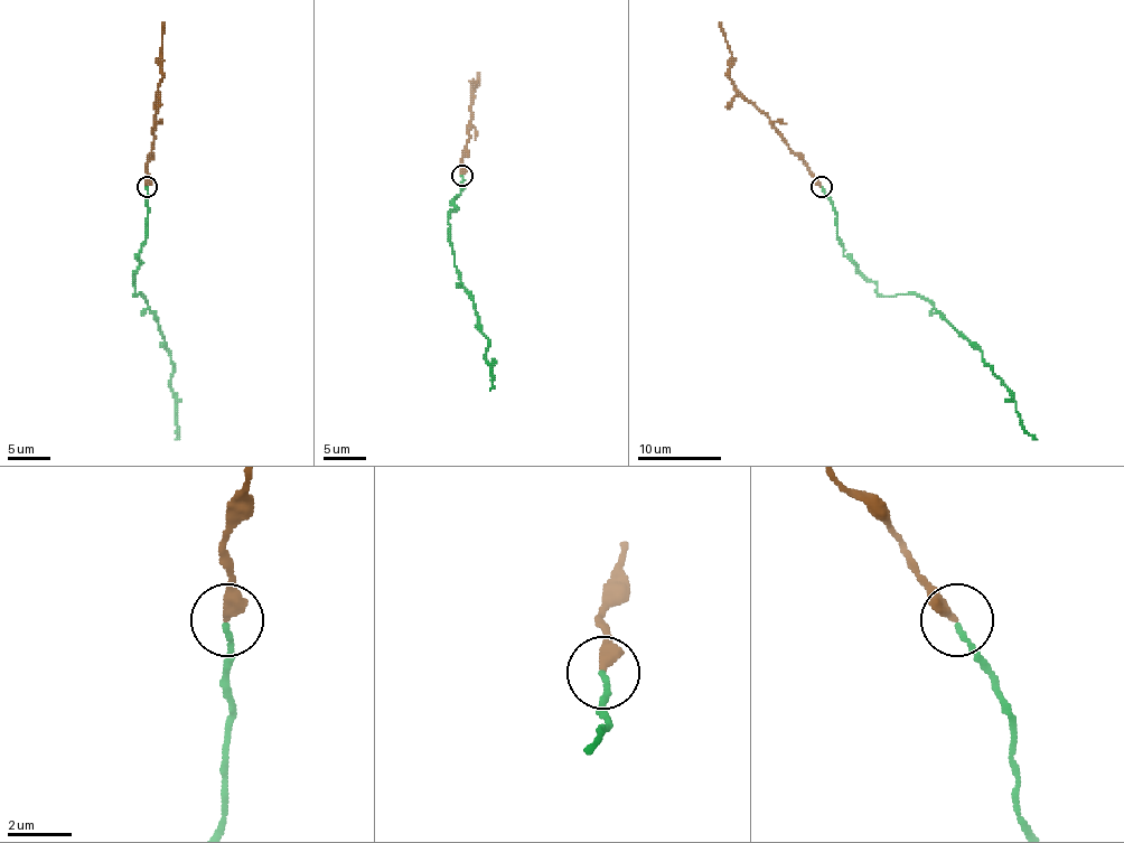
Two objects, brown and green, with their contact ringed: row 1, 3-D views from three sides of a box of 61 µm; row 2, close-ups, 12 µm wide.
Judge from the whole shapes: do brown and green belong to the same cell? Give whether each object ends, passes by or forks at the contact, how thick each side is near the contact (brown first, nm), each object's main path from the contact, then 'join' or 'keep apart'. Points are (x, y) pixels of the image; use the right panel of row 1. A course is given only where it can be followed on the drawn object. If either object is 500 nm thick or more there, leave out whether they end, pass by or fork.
brown ends | green ends | 340/170 nm | brown via (822, 187), (771, 121), (736, 87), (730, 77), (731, 52), (719, 22) | green via (822, 187), (843, 254), (877, 293), (923, 296), (982, 353), (1013, 399), (1020, 424), (1037, 439) | keep apart

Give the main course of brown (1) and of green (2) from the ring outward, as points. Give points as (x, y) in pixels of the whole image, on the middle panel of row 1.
1: (462, 176), (472, 90), (479, 73)
2: (462, 176), (462, 190), (455, 197), (448, 224), (458, 277), (486, 336), (489, 390)

